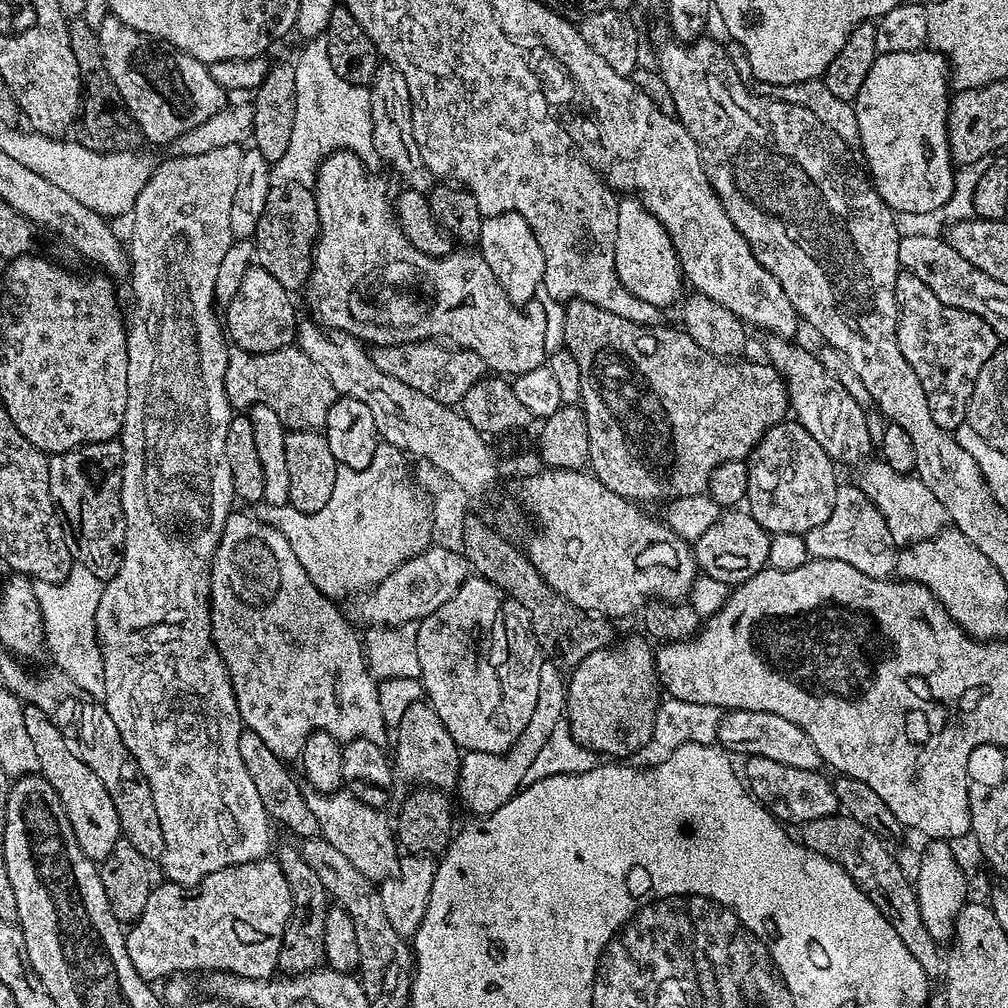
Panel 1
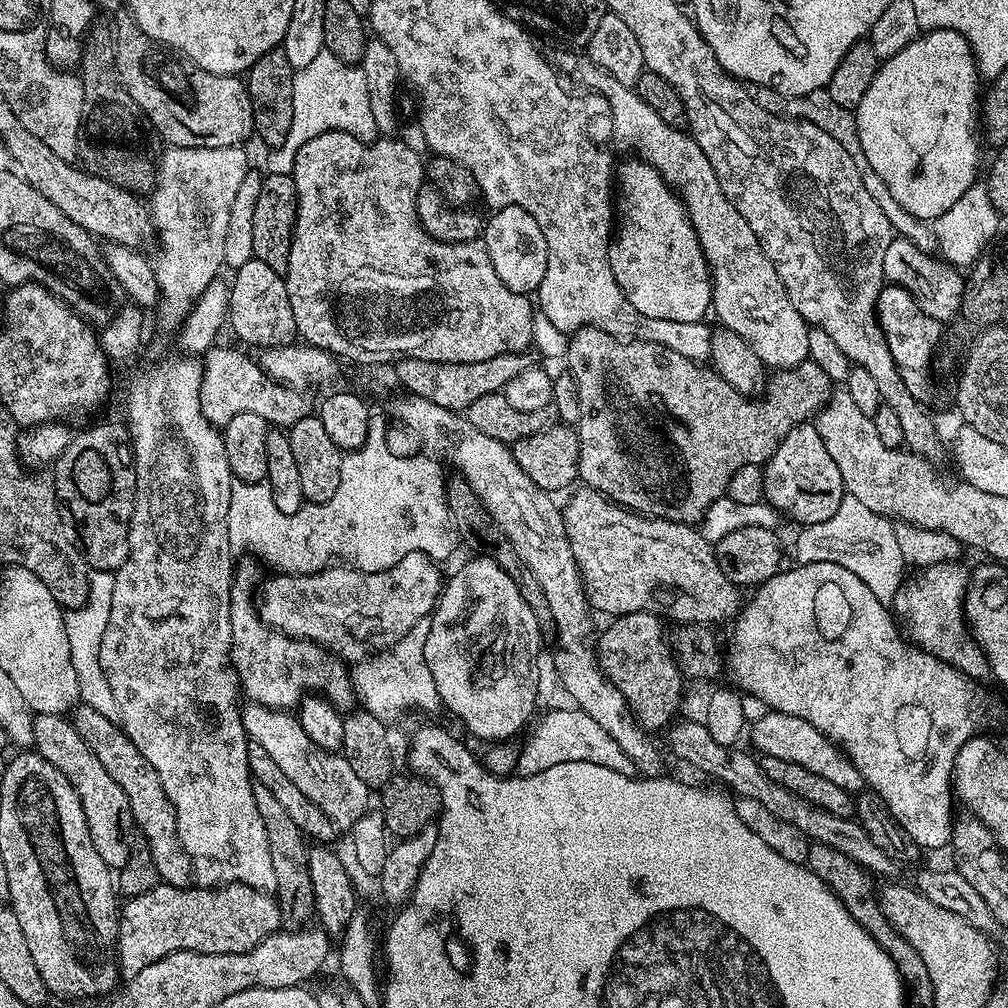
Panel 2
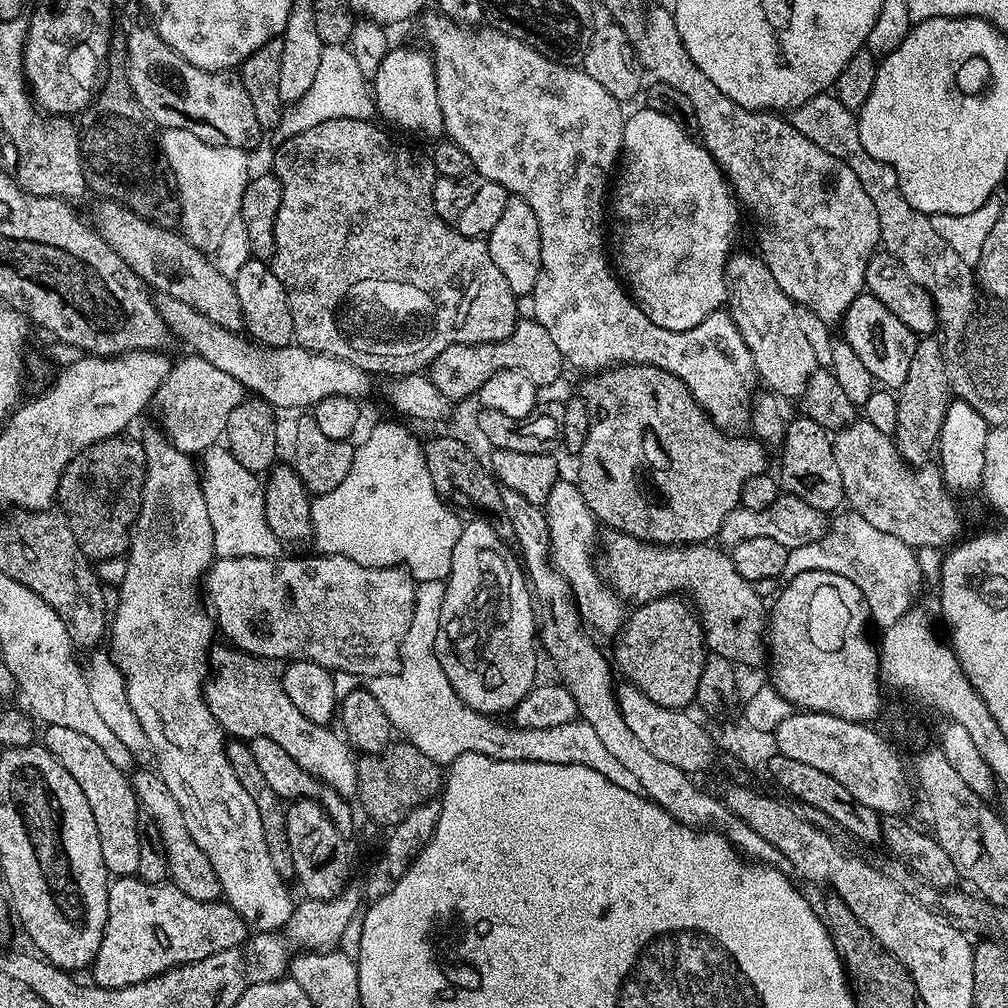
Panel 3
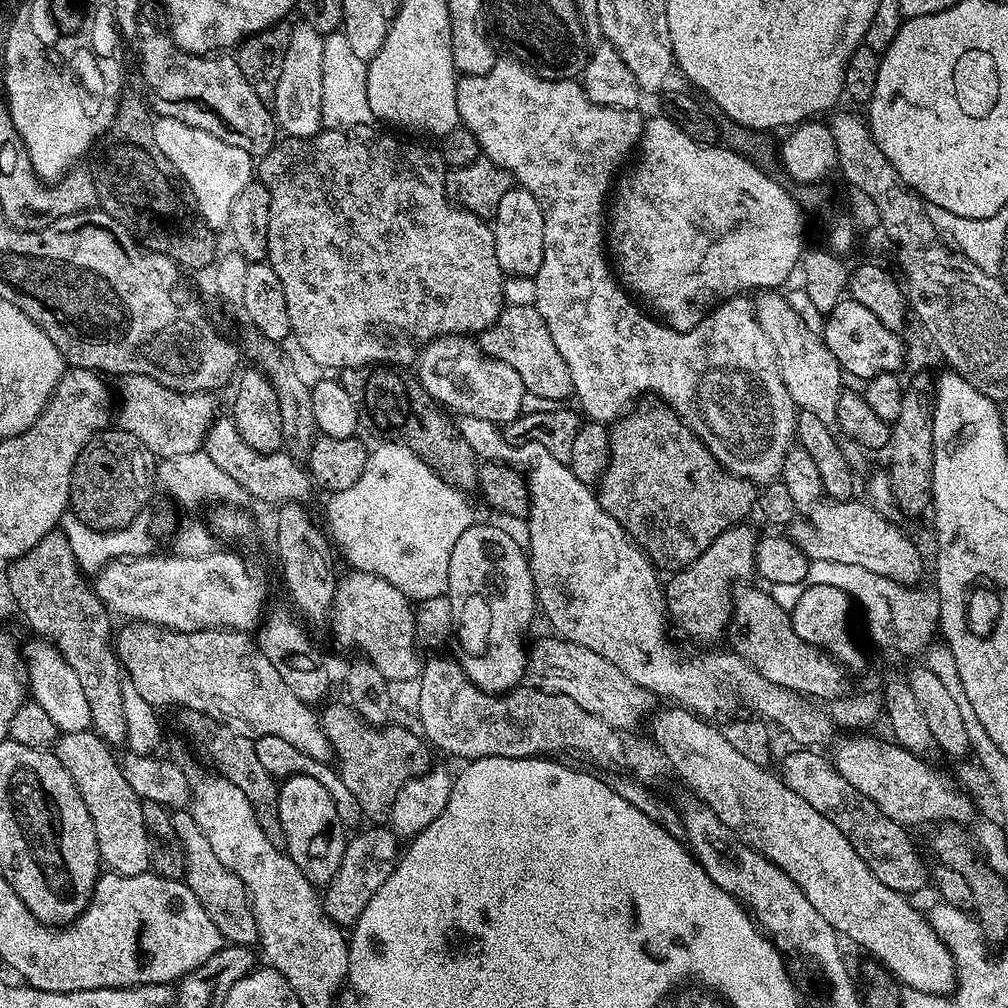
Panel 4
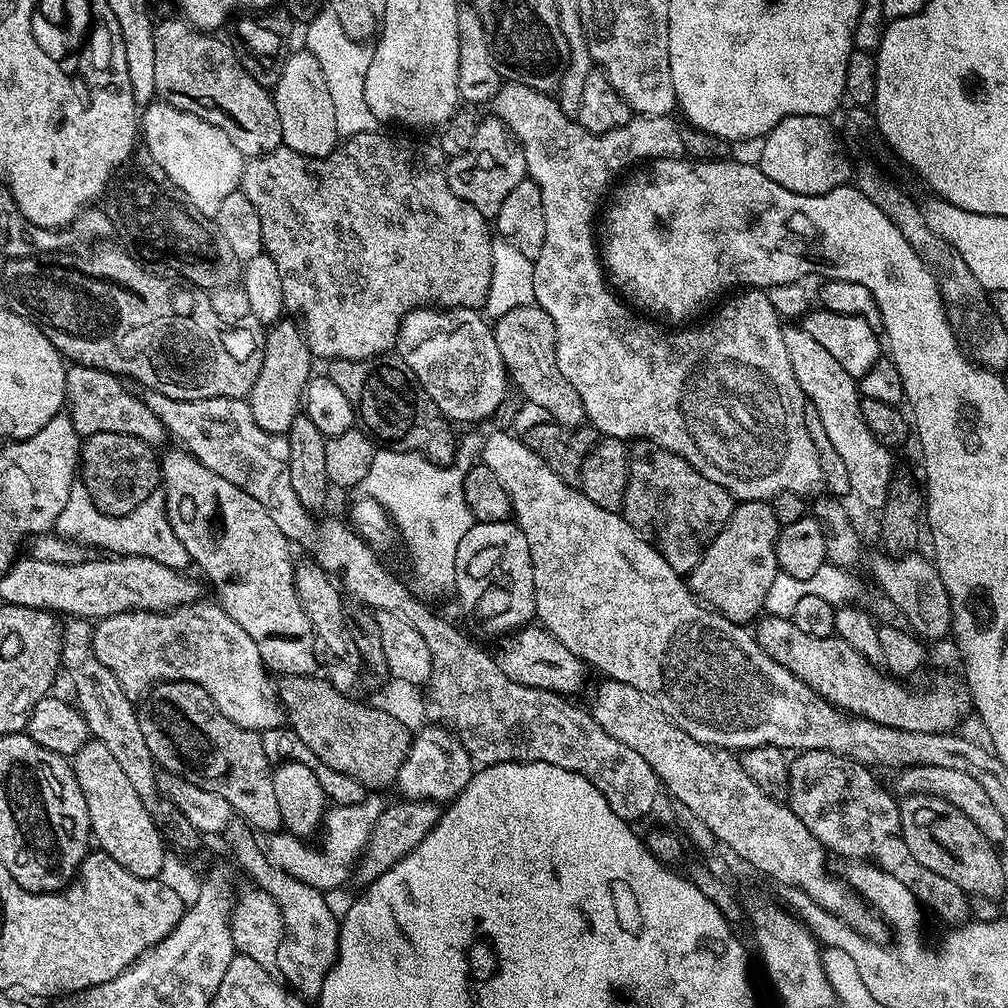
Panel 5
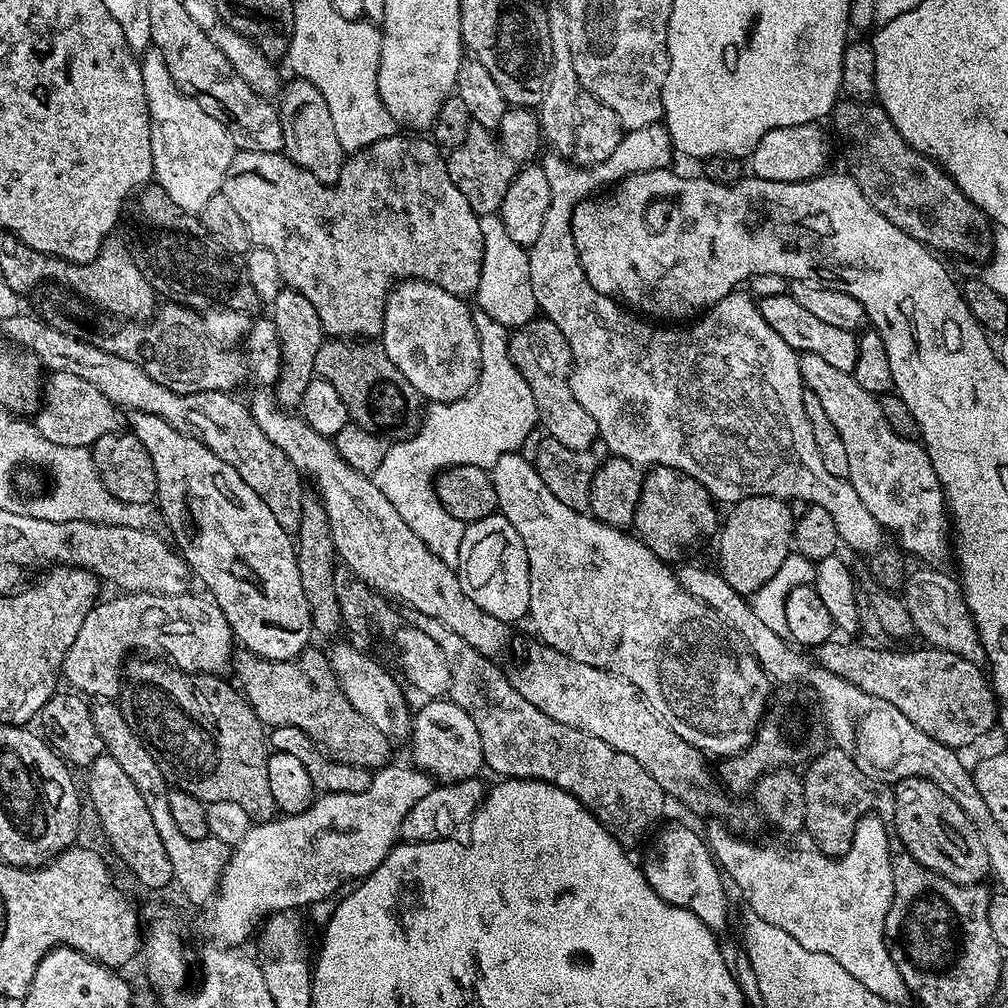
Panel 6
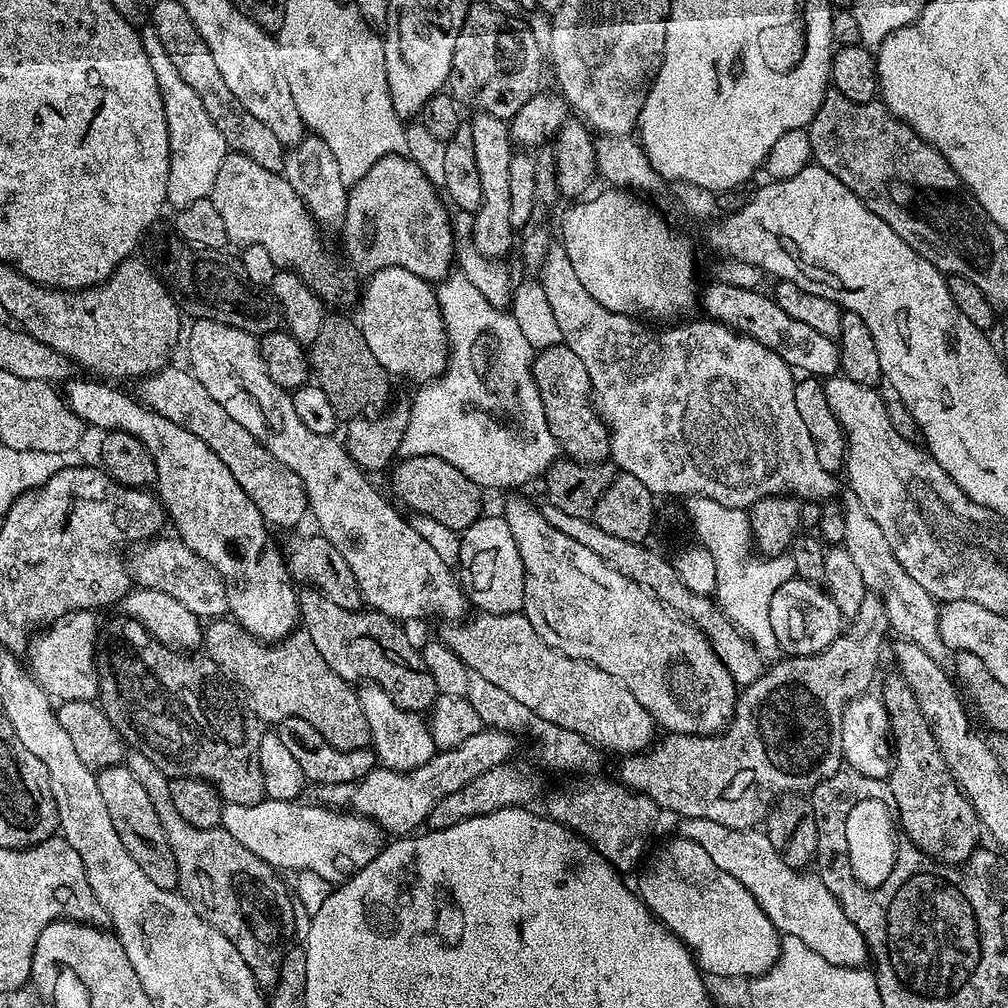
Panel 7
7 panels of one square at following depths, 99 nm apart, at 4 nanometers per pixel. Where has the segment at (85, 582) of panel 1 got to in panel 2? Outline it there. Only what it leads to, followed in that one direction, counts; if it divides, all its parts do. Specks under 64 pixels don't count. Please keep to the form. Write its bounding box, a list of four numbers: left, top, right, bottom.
[64,571,118,720]

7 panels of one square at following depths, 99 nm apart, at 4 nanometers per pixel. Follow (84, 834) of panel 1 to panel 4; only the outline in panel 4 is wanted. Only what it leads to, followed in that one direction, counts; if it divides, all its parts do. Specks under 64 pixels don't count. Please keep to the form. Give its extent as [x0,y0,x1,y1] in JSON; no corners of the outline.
[54,730,150,876]

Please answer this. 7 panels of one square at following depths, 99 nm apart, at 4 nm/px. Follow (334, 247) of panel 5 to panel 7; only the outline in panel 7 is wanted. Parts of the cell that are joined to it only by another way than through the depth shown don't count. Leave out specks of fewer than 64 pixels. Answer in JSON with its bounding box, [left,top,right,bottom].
[210,151,458,302]

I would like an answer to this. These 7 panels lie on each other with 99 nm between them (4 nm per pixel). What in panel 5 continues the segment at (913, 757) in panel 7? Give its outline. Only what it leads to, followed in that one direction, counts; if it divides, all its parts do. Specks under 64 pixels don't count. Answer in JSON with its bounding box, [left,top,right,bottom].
[899,794,1006,900]

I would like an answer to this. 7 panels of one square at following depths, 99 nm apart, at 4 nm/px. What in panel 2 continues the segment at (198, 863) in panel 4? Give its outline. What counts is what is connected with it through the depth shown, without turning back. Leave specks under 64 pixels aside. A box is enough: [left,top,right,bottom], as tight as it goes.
[70,703,193,888]

